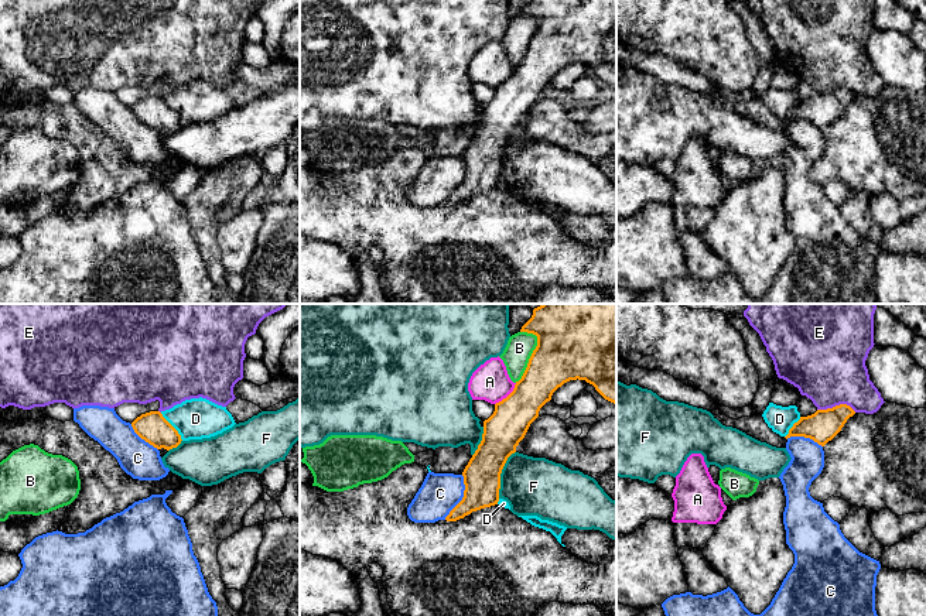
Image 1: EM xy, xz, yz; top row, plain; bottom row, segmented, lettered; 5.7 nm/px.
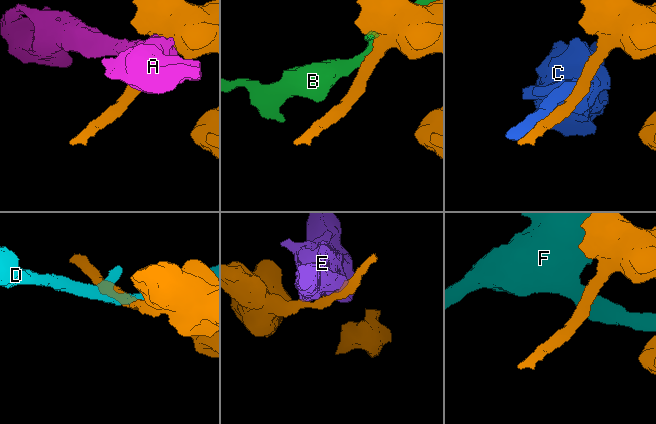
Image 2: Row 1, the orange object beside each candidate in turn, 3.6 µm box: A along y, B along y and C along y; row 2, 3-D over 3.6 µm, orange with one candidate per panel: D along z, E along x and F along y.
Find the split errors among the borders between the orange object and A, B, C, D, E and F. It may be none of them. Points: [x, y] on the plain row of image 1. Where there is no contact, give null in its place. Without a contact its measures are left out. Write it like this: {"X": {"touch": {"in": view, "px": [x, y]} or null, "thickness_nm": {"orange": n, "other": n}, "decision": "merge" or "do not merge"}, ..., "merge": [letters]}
{"A": {"touch": {"in": "xz", "px": [508, 79]}, "thickness_nm": {"orange": 220, "other": 220}, "decision": "do not merge"}, "B": {"touch": {"in": "xz", "px": [530, 41]}, "thickness_nm": {"orange": 360, "other": 150}, "decision": "do not merge"}, "C": {"touch": {"in": "xz", "px": [462, 181]}, "thickness_nm": {"orange": 200, "other": 220}, "decision": "do not merge"}, "D": {"touch": {"in": "xy", "px": [173, 110]}, "thickness_nm": {"orange": 170, "other": 240}, "decision": "do not merge"}, "E": {"touch": {"in": "yz", "px": [837, 89]}, "thickness_nm": {"orange": 180, "other": 440}, "decision": "do not merge"}, "F": {"touch": {"in": "xz", "px": [499, 158]}, "thickness_nm": {"orange": 220, "other": 340}, "decision": "do not merge"}, "merge": []}

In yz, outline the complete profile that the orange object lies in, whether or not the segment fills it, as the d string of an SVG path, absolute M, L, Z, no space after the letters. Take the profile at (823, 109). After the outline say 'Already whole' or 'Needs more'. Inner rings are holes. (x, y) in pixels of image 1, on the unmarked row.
M847 88L817 93L811 99L800 100L785 122L804 120L824 130L841 114L847 103L854 97L855 95Z. Already whole

